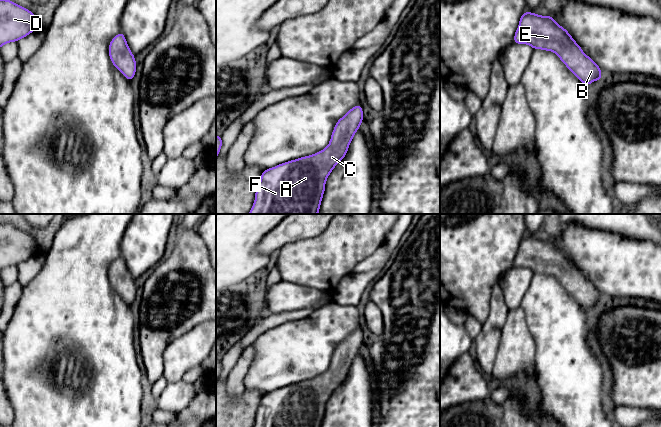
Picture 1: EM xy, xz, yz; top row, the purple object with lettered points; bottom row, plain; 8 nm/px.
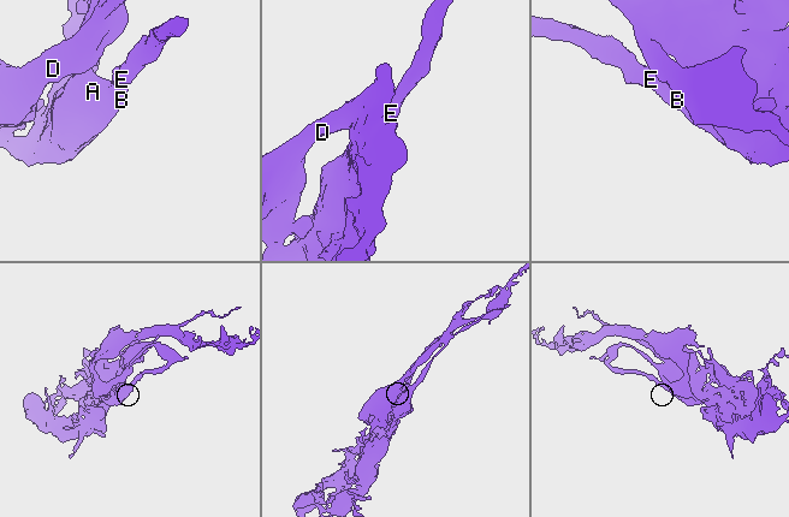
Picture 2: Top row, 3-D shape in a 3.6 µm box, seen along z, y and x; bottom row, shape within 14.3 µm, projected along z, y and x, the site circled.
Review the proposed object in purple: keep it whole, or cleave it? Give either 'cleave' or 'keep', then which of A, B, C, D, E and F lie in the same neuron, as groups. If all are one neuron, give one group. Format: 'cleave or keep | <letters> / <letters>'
keep | A B C D E F

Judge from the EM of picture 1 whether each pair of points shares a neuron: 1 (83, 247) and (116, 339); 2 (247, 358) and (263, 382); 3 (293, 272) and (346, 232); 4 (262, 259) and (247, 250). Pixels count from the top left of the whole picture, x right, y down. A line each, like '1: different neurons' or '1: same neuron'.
1: same neuron
2: different neurons
3: same neuron
4: same neuron

